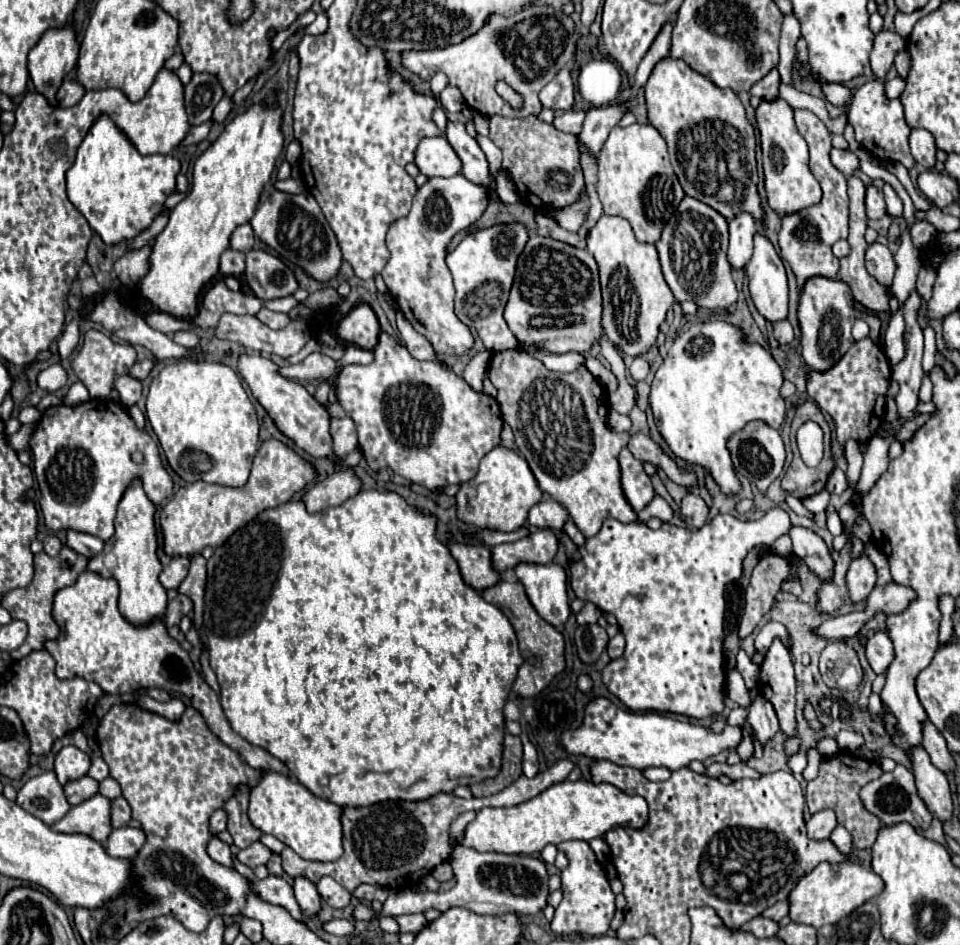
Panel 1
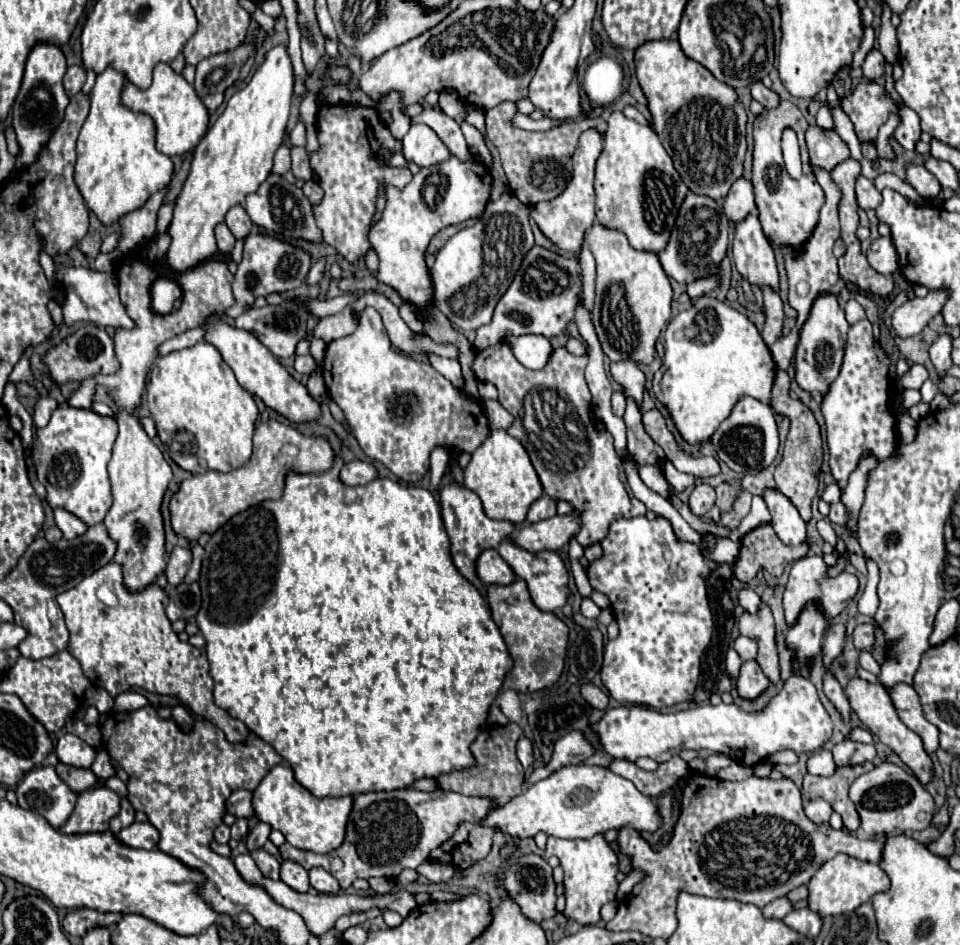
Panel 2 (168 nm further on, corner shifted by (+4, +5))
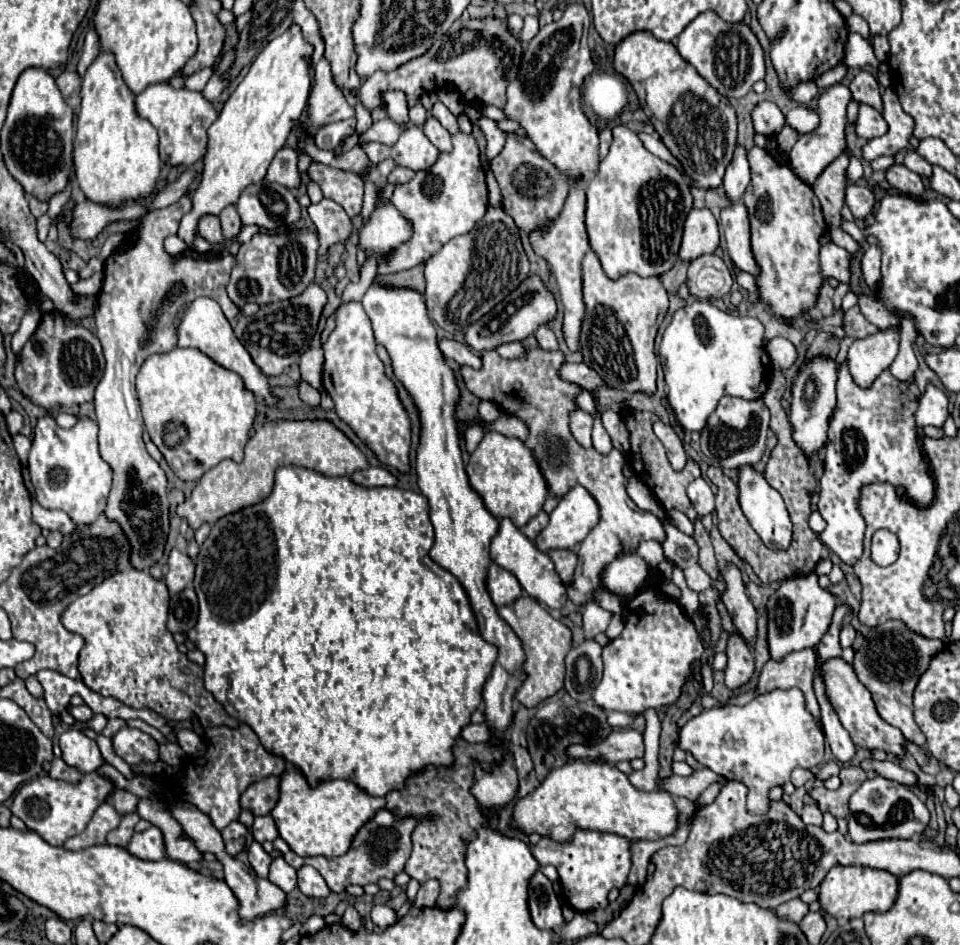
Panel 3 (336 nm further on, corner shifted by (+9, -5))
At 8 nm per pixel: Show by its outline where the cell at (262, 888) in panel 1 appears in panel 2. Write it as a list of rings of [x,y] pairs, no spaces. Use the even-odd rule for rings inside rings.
[[[258,848],[258,850],[254,850],[254,852],[250,852],[252,854],[252,858],[254,858],[254,862],[258,864],[258,868],[260,868],[260,872],[264,874],[264,876],[268,876],[268,878],[280,878],[278,876],[278,872],[280,872],[280,862],[272,856],[272,854],[268,854],[264,848]]]

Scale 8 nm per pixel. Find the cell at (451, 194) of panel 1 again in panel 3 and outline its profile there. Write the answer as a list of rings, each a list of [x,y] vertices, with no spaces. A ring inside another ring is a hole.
[[[471,134],[453,136],[453,152],[443,152],[439,160],[425,172],[417,172],[411,182],[397,184],[391,196],[391,204],[409,220],[413,234],[407,244],[399,244],[383,264],[377,264],[379,274],[395,274],[399,270],[413,268],[419,262],[437,254],[451,238],[467,234],[483,218],[487,202],[485,170],[479,160],[479,148]]]

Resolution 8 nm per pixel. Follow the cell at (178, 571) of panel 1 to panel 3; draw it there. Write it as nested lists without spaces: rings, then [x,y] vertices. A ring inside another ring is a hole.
[[[171,550],[167,566],[169,566],[169,570],[165,574],[165,584],[167,584],[171,594],[181,592],[187,584],[191,584],[195,564],[191,562],[191,558],[187,554],[183,554],[179,550]]]

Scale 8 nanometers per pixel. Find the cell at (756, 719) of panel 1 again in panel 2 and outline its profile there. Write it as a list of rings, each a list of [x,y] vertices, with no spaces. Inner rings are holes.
[[[744,660],[738,680],[736,680],[736,688],[738,694],[742,698],[756,698],[762,690],[766,690],[770,684],[770,680],[764,676],[764,672],[760,670],[756,660]]]

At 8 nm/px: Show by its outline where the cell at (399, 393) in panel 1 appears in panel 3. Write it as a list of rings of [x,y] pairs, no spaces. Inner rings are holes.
[[[349,302],[335,310],[337,326],[323,344],[323,388],[335,402],[337,416],[349,424],[349,428],[361,438],[375,458],[395,468],[401,474],[409,474],[409,448],[411,448],[411,418],[405,410],[399,392],[391,378],[387,378],[383,362],[375,352],[375,336],[371,320],[367,318],[359,302]]]

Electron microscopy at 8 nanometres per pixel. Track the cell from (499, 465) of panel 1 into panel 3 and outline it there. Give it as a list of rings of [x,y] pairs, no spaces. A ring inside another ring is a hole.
[[[487,432],[477,450],[467,462],[467,476],[471,488],[481,496],[485,508],[499,520],[509,518],[517,528],[525,526],[547,498],[547,484],[539,472],[531,450],[517,438],[507,438],[499,432]]]

